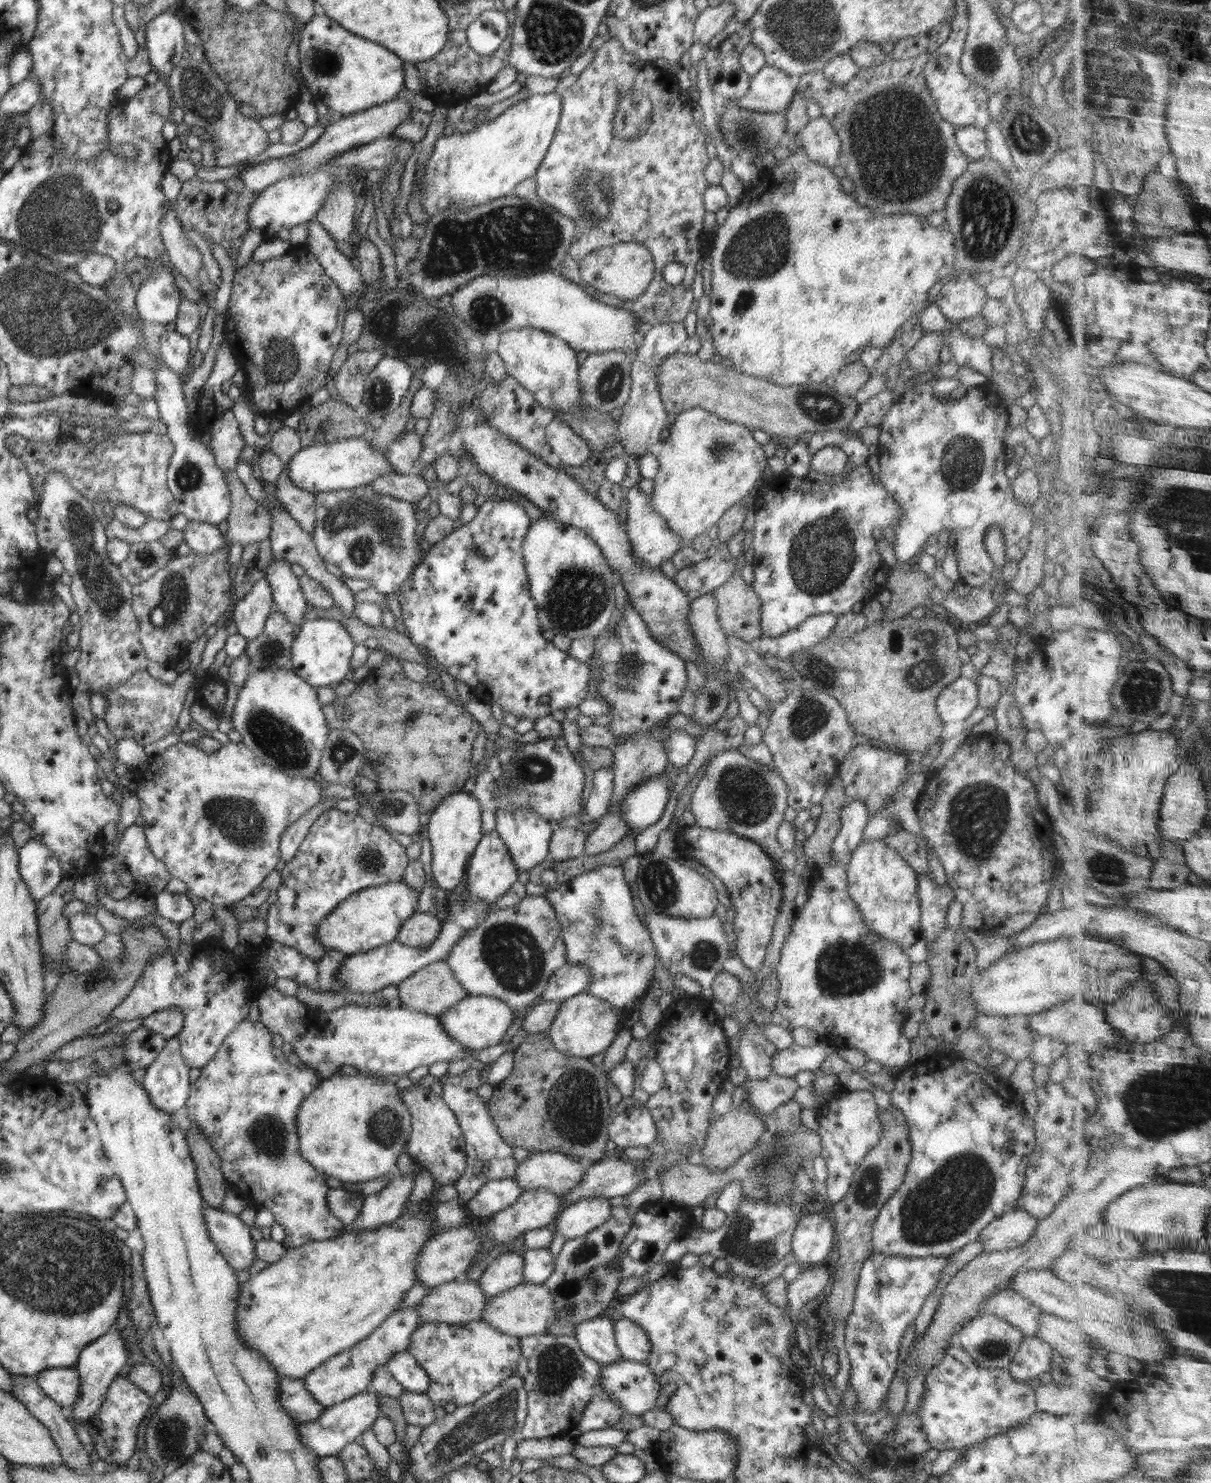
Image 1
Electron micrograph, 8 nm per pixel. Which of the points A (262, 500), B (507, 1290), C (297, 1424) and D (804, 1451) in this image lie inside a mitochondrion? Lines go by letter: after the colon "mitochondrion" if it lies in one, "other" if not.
A: other
B: other
C: other
D: other

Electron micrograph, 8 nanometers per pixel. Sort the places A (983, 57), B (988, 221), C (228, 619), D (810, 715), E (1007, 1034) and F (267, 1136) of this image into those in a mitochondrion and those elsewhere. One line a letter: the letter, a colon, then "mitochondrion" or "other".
A: mitochondrion
B: mitochondrion
C: other
D: mitochondrion
E: mitochondrion
F: mitochondrion

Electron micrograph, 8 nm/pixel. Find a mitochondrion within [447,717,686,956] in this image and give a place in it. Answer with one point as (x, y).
(661, 889)

